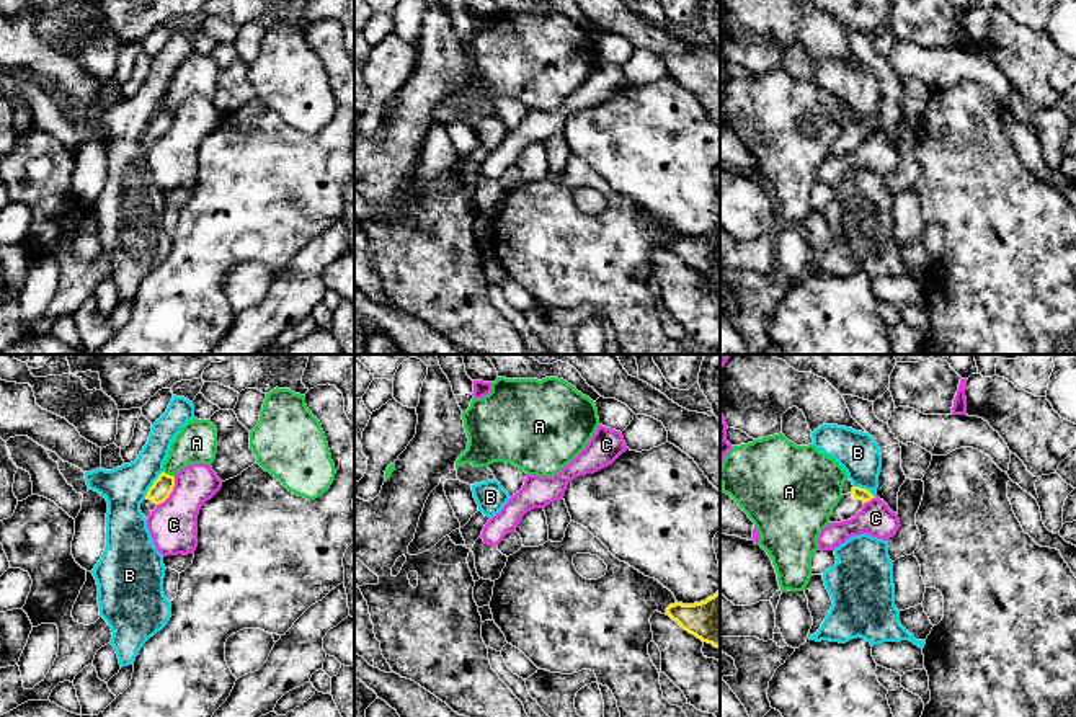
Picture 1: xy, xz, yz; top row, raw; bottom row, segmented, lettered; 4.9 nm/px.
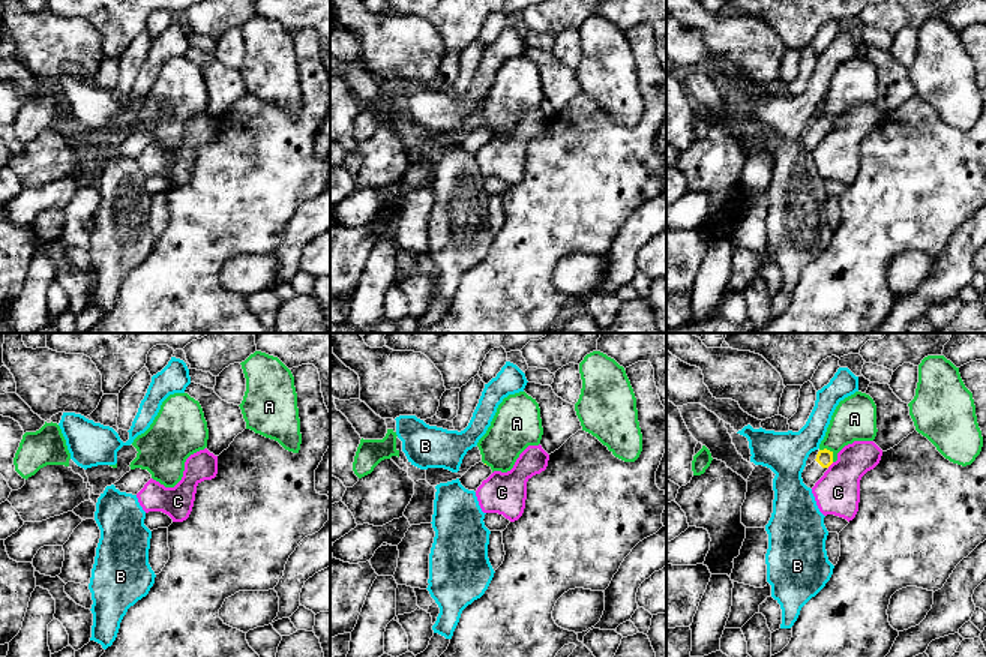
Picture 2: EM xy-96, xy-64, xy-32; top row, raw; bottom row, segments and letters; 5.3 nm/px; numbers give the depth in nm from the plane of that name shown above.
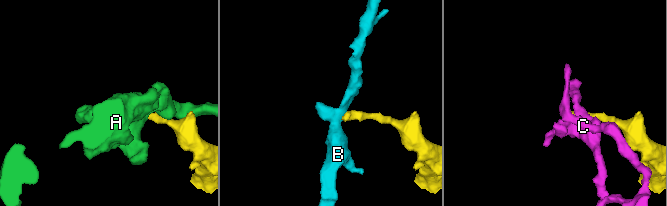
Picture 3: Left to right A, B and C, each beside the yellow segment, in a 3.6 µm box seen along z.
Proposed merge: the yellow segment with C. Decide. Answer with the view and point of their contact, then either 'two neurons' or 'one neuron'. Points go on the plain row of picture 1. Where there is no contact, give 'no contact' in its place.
contact xy (172, 124); two neurons

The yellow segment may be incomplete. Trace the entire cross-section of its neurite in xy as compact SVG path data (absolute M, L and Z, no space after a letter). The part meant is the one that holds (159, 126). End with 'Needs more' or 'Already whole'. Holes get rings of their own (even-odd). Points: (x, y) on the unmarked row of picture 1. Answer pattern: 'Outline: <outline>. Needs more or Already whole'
Outline: M162 106L149 122L145 134L140 137L140 145L145 154L160 137L163 137L170 131L173 121L175 111Z. Needs more

